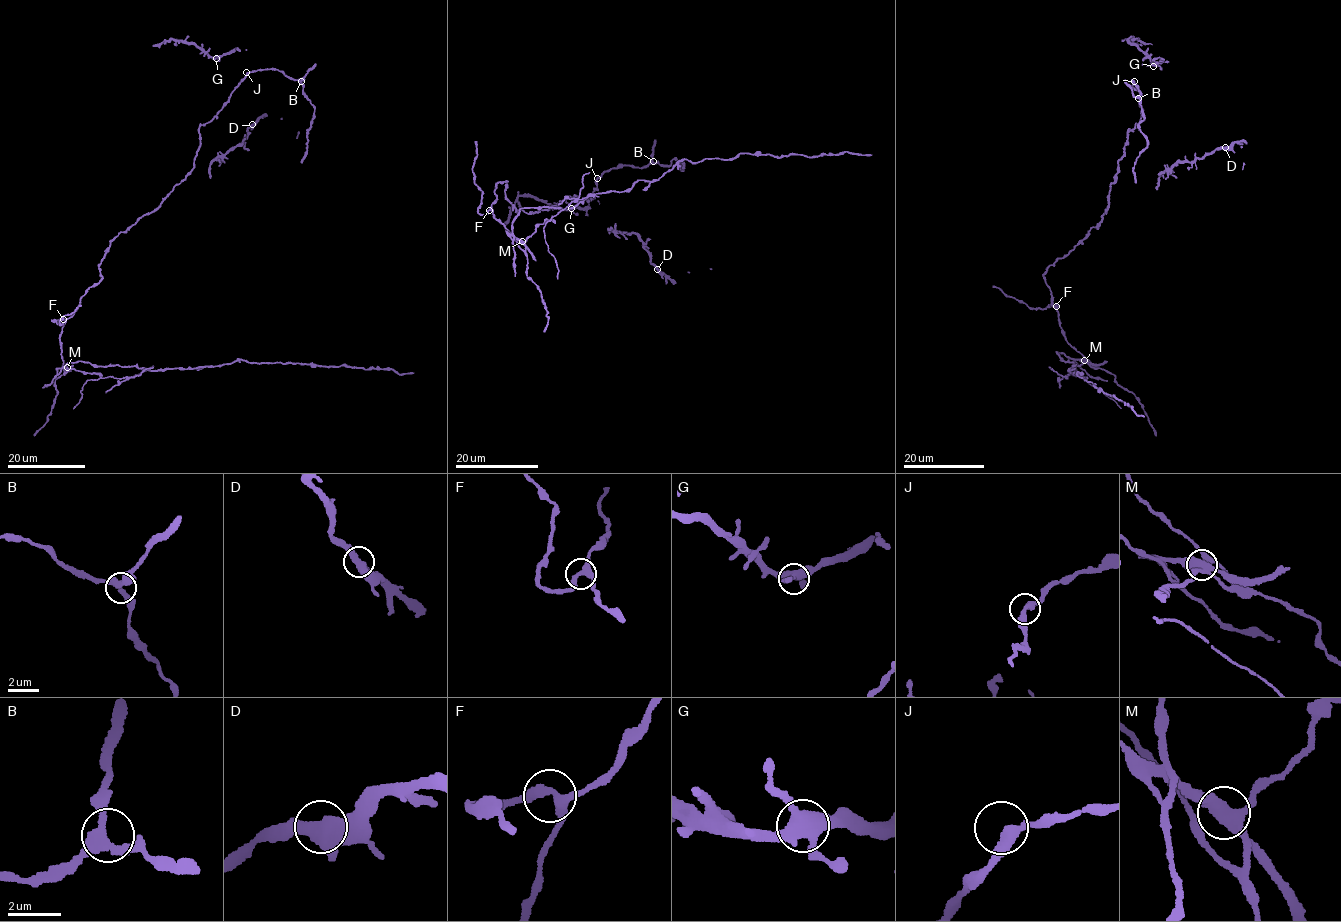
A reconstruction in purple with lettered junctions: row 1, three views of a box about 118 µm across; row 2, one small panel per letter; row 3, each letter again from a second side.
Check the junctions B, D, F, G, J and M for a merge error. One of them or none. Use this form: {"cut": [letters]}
{"cut": ["M"]}

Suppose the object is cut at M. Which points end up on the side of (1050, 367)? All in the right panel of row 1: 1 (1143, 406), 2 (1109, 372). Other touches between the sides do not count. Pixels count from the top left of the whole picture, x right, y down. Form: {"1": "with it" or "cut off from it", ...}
{"1": "cut off from it", "2": "cut off from it"}

